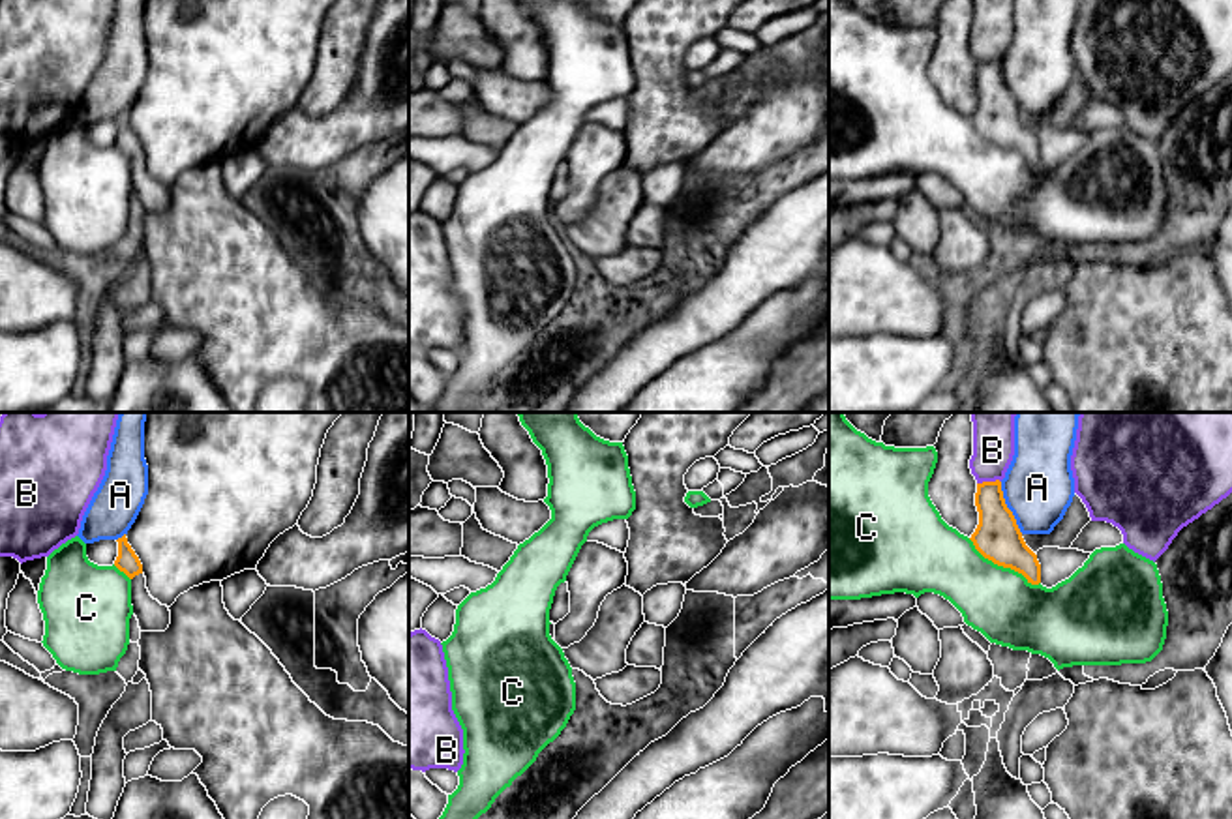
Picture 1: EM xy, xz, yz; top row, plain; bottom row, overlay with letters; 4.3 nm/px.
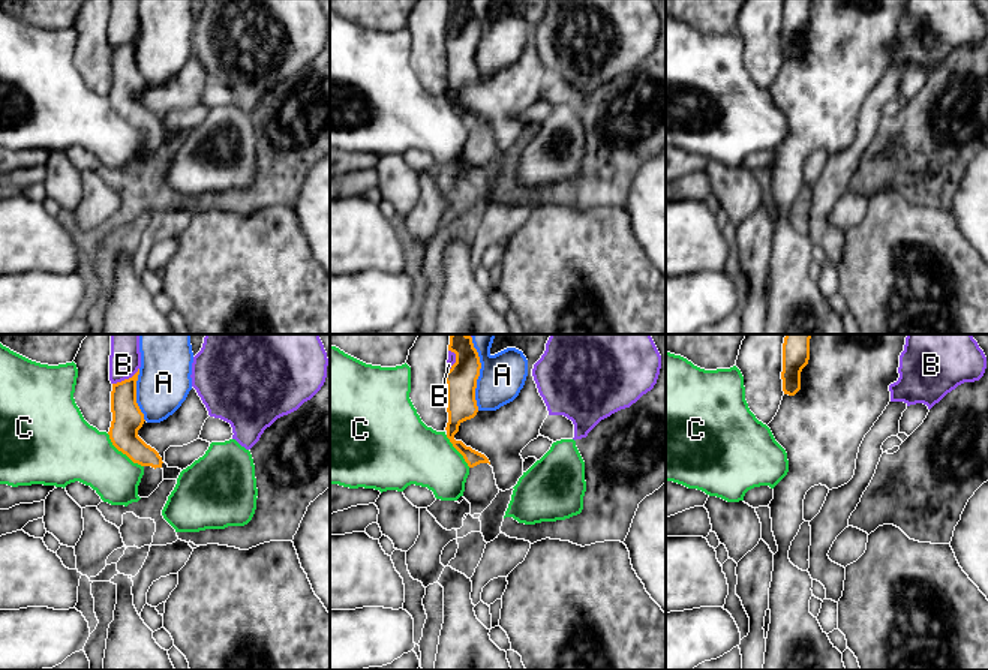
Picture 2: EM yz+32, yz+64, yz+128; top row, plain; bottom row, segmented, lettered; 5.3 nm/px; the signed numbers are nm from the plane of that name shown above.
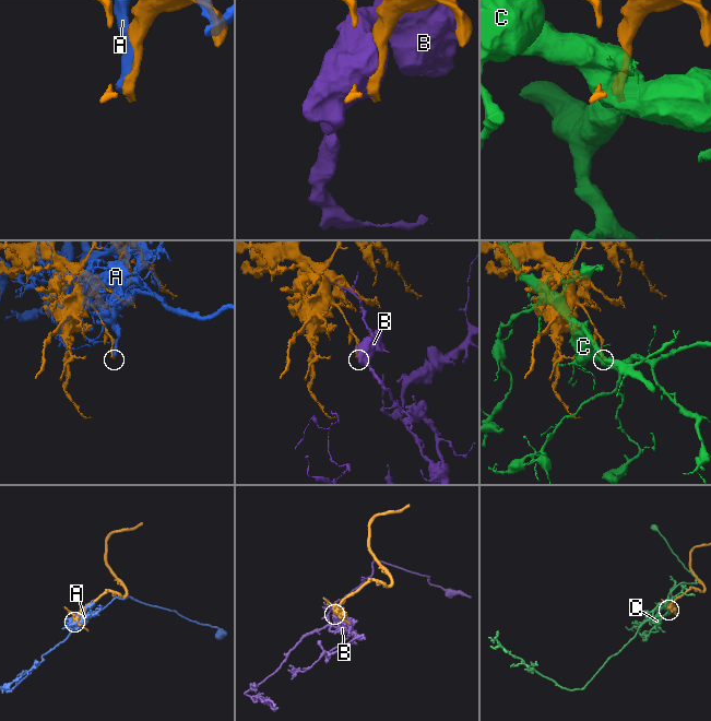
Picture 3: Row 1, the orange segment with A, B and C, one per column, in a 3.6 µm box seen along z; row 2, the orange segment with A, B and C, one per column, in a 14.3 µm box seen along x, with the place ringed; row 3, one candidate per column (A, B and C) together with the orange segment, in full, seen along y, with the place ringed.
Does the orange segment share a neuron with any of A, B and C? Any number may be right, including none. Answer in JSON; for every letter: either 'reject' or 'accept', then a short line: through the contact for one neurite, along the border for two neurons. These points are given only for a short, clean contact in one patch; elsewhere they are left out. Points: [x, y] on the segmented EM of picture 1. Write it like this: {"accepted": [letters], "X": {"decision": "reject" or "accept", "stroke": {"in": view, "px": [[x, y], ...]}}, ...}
{"accepted": [], "A": {"decision": "reject"}, "B": {"decision": "reject"}, "C": {"decision": "reject"}}

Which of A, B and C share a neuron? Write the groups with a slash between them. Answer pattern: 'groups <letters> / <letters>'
groups A / B / C

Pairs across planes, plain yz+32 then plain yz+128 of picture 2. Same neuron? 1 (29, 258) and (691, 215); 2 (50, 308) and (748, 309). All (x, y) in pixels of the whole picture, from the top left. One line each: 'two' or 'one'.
1: one
2: two

